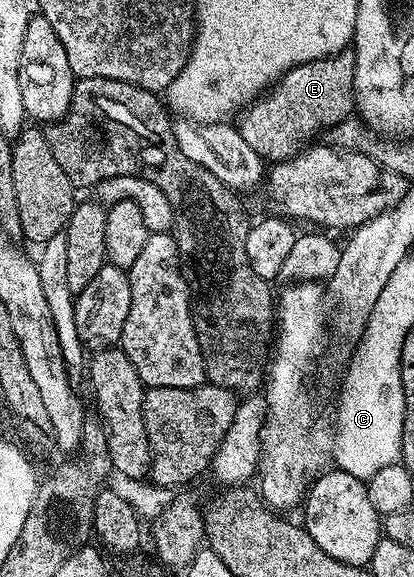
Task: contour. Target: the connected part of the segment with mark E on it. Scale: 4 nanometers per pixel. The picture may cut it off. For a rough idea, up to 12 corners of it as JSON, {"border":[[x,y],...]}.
{"border":[[354,52],[300,64],[241,111],[283,162],[354,109]]}

